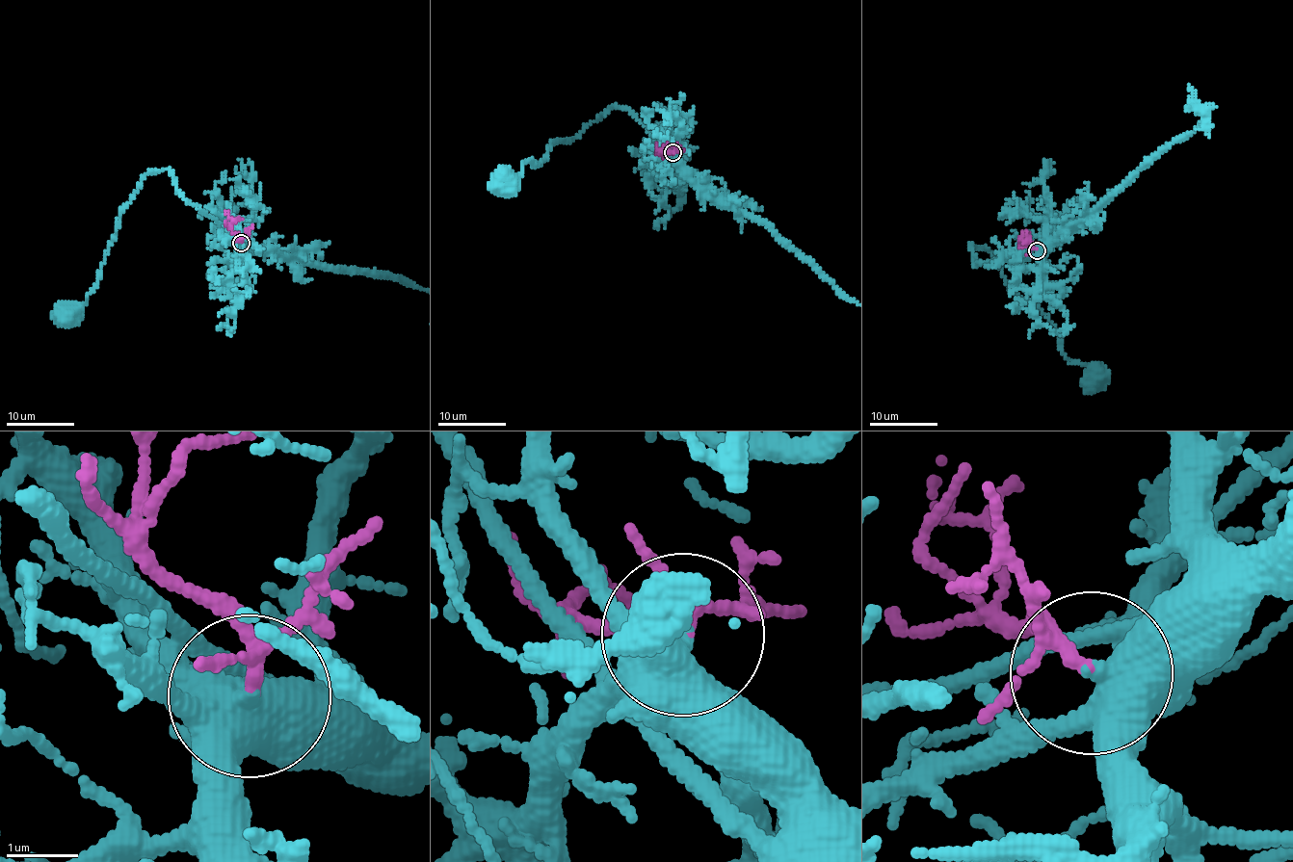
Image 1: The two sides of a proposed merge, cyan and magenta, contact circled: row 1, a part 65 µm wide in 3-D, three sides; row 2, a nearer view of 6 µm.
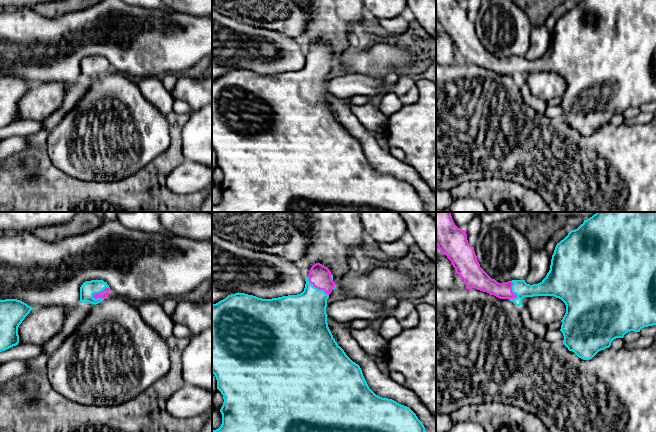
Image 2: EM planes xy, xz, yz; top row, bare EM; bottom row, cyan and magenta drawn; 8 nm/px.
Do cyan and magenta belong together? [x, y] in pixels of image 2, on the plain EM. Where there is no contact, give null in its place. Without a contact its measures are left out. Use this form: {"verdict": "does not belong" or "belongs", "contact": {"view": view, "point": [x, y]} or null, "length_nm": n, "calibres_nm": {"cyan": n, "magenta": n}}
{"verdict": "belongs", "contact": {"view": "xy", "point": [100, 67]}, "length_nm": 160, "calibres_nm": {"cyan": 120, "magenta": 70}}

